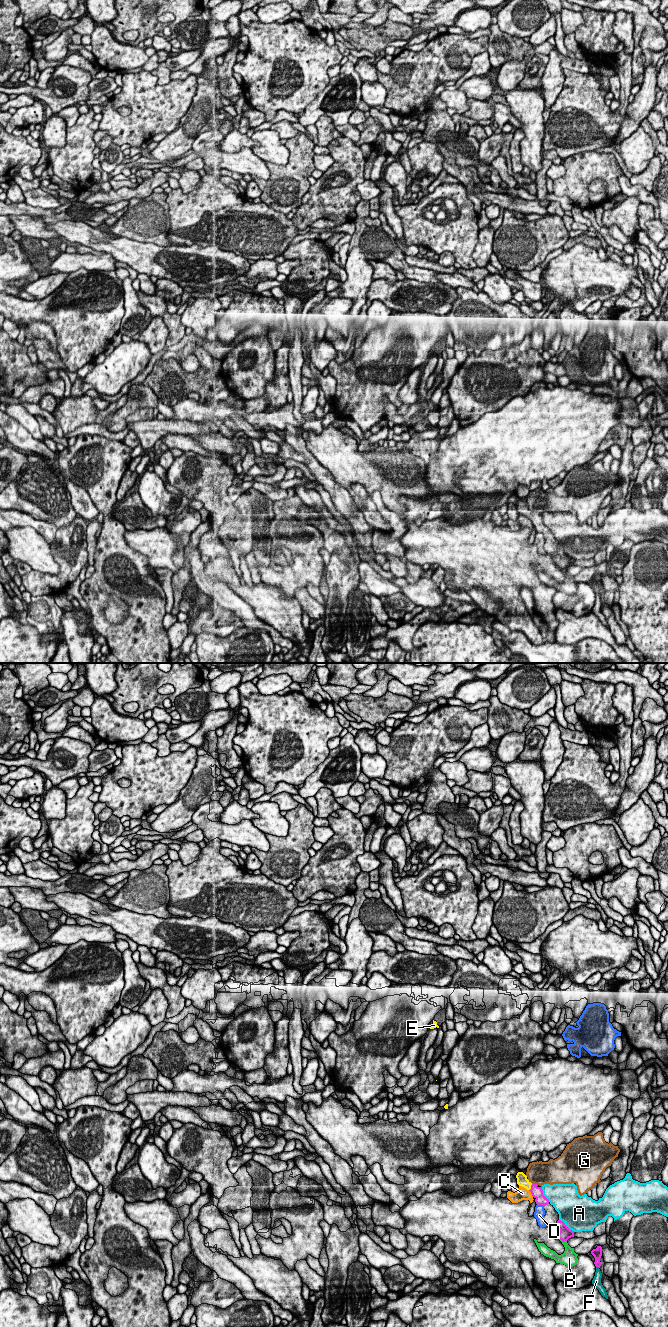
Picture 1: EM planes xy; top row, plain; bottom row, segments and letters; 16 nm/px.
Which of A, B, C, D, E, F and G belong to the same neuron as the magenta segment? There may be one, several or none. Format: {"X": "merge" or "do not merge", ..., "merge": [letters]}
{"A": "do not merge", "B": "do not merge", "C": "do not merge", "D": "do not merge", "E": "merge", "F": "do not merge", "G": "do not merge", "merge": ["E"]}

